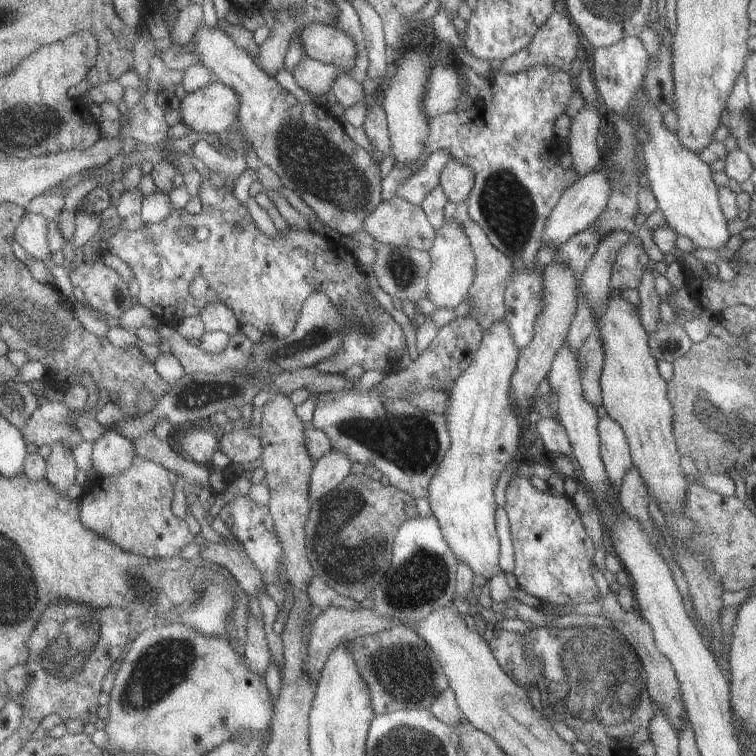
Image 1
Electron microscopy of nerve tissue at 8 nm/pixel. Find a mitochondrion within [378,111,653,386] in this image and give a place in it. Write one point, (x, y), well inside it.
(507, 205)

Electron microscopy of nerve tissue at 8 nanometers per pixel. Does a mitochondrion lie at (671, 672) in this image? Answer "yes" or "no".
no

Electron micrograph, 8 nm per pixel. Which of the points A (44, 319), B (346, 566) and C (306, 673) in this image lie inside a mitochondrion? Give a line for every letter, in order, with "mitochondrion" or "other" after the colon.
A: mitochondrion
B: mitochondrion
C: other

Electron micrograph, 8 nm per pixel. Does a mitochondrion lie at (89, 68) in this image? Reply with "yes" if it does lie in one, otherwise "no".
no

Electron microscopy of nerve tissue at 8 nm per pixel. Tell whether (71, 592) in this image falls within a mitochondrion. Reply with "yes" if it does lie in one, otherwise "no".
no

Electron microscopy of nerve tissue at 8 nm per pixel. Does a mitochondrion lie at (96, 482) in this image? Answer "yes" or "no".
no

